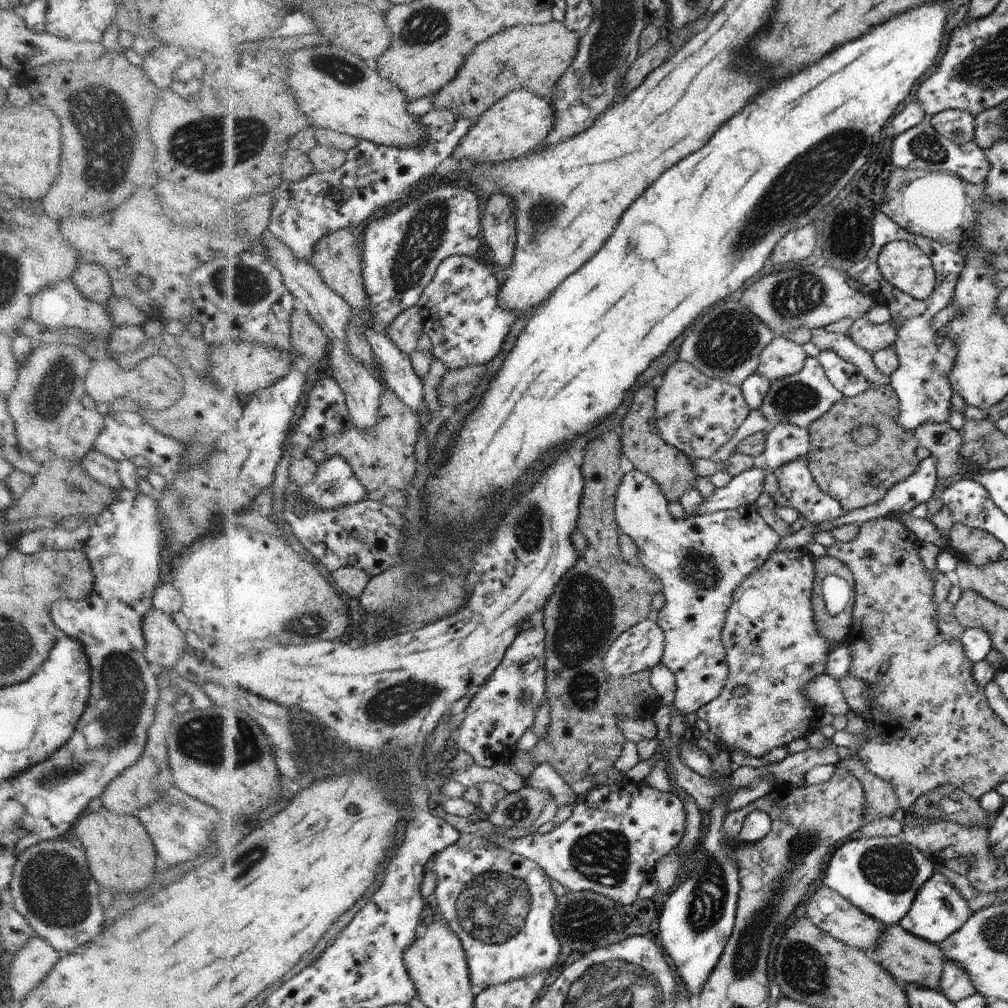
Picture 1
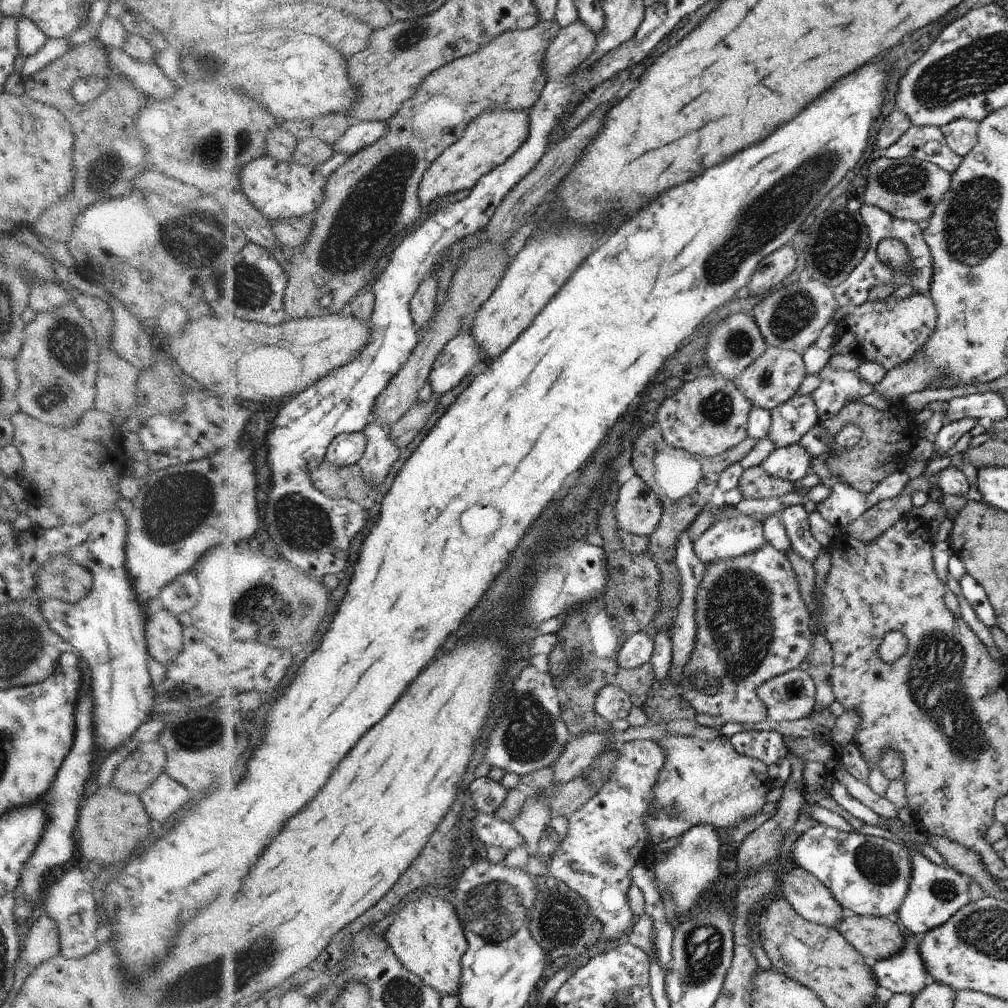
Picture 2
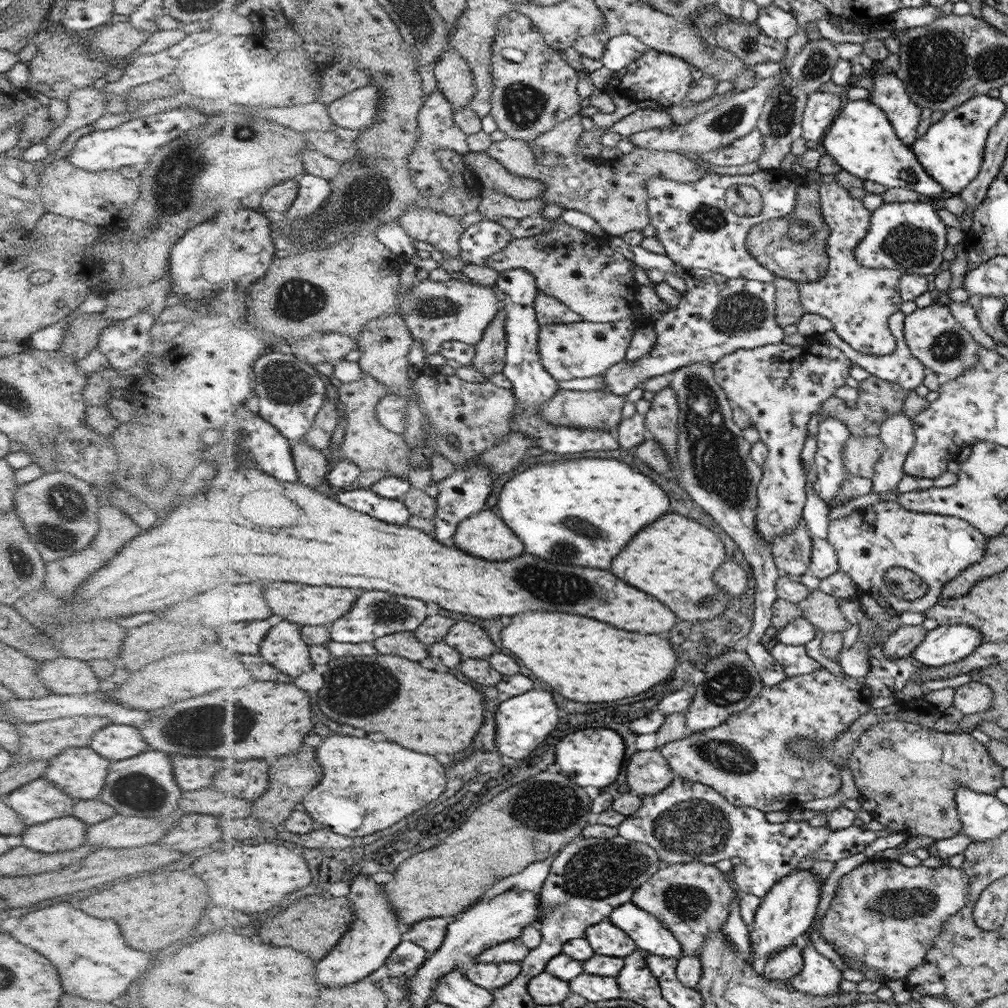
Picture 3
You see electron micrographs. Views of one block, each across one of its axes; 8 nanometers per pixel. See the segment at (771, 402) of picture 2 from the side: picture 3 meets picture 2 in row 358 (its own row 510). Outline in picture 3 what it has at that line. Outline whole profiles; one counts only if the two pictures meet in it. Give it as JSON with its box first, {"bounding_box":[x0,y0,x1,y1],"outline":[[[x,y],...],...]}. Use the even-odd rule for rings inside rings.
{"bounding_box":[713,336,853,548],"outline":[[[808,336],[805,343],[792,347],[780,342],[758,348],[738,349],[732,354],[713,364],[715,379],[718,384],[727,390],[736,406],[742,407],[751,417],[754,428],[758,430],[760,438],[768,449],[766,460],[763,462],[763,478],[758,486],[758,533],[763,542],[771,548],[773,540],[782,536],[800,525],[802,508],[806,500],[807,480],[800,464],[800,452],[806,444],[807,426],[810,418],[818,414],[824,401],[830,400],[836,389],[846,386],[846,379],[851,376],[850,370],[853,363],[838,346],[832,346],[822,336]],[[811,374],[816,374],[818,382],[810,379]]]}

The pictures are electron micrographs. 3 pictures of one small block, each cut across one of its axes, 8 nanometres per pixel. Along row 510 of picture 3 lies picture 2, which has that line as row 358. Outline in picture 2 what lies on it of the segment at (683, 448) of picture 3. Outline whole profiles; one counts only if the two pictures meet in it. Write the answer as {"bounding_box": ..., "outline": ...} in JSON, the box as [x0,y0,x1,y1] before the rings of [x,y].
{"bounding_box":[704,312,768,381],"outline":[[[737,312],[734,316],[726,318],[724,322],[720,322],[712,330],[712,334],[708,338],[704,361],[712,375],[726,377],[728,380],[734,381],[742,371],[750,367],[767,350],[767,347],[768,344],[763,339],[754,317],[751,314]]]}

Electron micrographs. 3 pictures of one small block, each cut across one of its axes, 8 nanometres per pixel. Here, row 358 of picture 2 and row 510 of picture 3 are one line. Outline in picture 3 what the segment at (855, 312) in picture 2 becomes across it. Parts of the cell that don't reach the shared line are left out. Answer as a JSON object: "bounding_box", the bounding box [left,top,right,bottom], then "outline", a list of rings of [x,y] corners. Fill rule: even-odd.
{"bounding_box":[827,500,988,614],"outline":[[[896,500],[880,501],[868,505],[864,510],[854,511],[846,517],[834,519],[829,523],[827,539],[835,547],[839,559],[839,569],[851,578],[859,593],[868,594],[880,607],[892,610],[896,614],[901,614],[904,611],[924,614],[942,598],[942,591],[948,582],[959,577],[968,566],[983,560],[984,553],[987,550],[988,536],[972,526],[967,520],[908,510],[907,507],[900,506],[899,501]],[[894,566],[912,570],[914,574],[923,579],[924,583],[928,585],[926,595],[916,600],[903,600],[891,594],[886,587],[884,576],[886,570],[894,568]]]}

